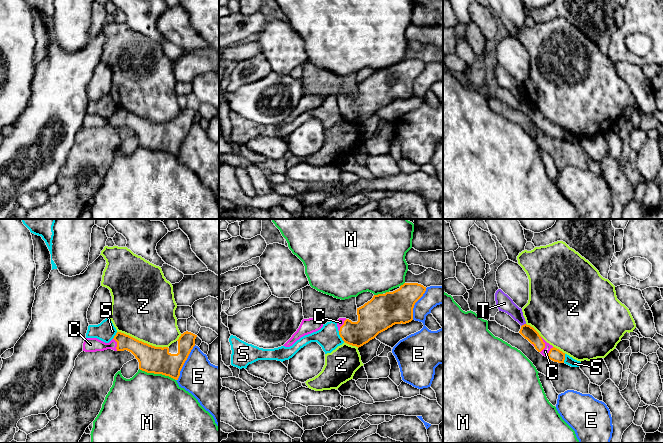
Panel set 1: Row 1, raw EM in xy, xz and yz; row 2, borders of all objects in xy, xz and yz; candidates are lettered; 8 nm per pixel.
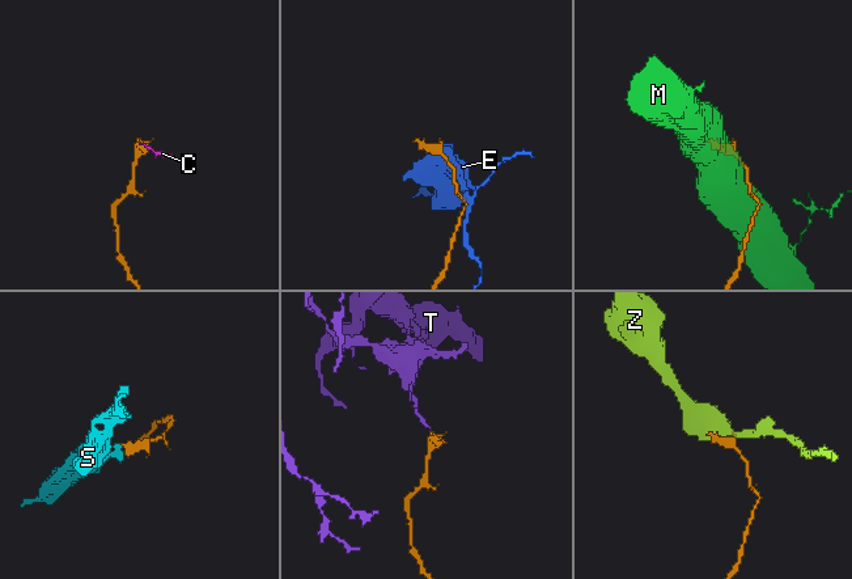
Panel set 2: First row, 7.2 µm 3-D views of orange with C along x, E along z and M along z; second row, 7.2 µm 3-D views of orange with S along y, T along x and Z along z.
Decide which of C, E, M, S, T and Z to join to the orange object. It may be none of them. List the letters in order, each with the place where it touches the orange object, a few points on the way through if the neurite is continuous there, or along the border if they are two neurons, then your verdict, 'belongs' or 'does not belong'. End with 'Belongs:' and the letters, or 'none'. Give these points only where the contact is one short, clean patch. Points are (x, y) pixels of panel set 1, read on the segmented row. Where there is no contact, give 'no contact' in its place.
C: yz (544, 345) | across yz (528, 332), (544, 345), (545, 351) | belongs
E: xy (184, 362) | does not belong
M: xy (157, 373) | does not belong
S: xz (340, 336) | along xz (338, 331), (338, 334), (344, 341) | does not belong
T: yz (524, 324) | along yz (525, 323), (521, 326) | does not belong
Z: xy (141, 341) | does not belong
Belongs: C

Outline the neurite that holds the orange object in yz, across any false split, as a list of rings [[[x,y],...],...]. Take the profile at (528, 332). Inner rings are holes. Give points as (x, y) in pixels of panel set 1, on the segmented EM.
[[[530,325],[521,326],[519,333],[527,339],[543,356],[558,363],[564,363],[565,353],[547,343]]]

